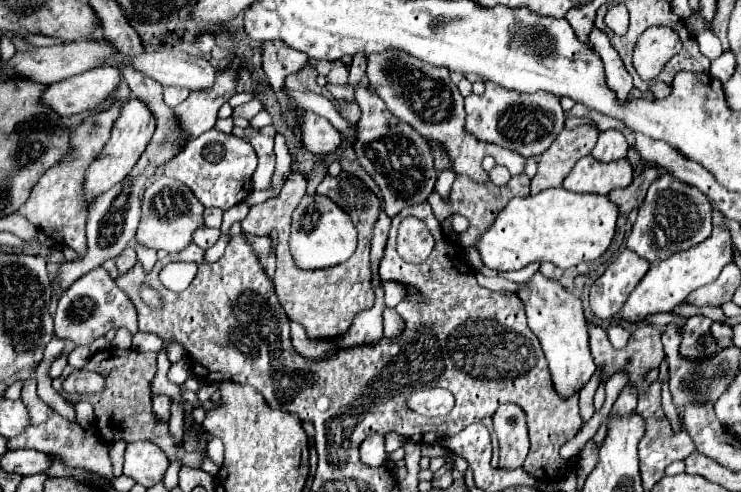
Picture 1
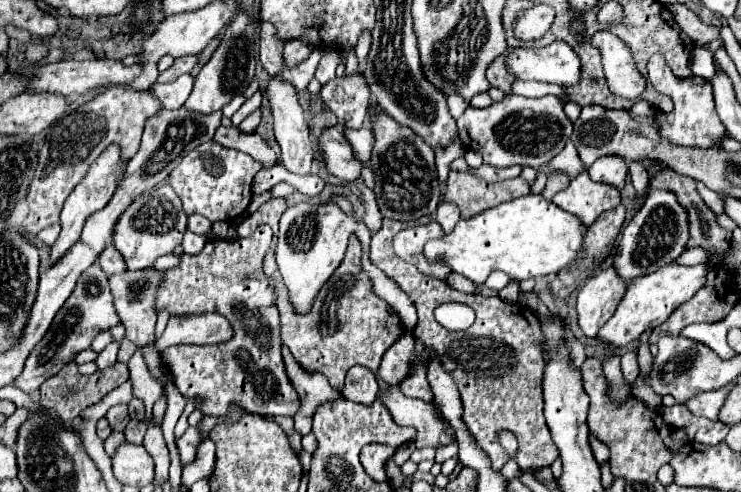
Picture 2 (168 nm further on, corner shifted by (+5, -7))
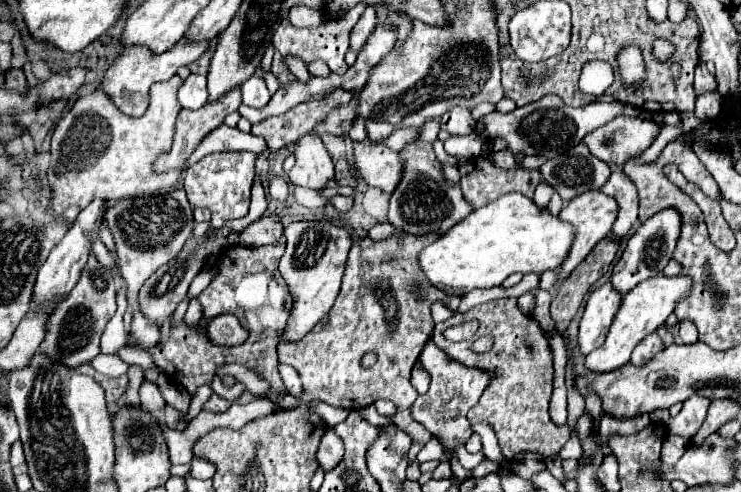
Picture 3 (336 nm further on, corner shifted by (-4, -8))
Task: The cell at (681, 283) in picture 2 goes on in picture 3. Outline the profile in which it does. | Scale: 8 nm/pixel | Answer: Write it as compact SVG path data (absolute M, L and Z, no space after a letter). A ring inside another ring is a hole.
M655 276L649 278L645 282L641 282L639 286L635 286L631 292L627 292L627 296L623 296L621 308L617 310L613 324L607 332L607 340L601 348L593 350L587 358L585 358L585 368L591 372L613 372L617 368L621 368L623 364L629 362L629 356L633 352L633 348L651 332L655 332L661 324L665 324L667 316L675 310L675 302L683 296L687 296L691 290L691 278L687 276Z

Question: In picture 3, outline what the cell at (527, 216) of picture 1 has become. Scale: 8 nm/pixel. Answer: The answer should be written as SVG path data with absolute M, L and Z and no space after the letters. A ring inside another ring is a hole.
M505 194L495 202L489 202L473 210L465 220L457 222L449 232L439 236L433 244L425 246L417 258L423 274L435 288L443 290L449 296L463 296L475 288L499 286L507 276L515 272L543 274L545 270L559 268L573 244L573 236L575 236L573 226L561 222L557 216L551 216L549 210L539 210L533 200L521 194Z

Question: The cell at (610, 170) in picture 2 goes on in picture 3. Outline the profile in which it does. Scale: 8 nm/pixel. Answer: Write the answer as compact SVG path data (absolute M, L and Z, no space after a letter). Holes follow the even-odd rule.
M617 170L611 174L611 178L607 180L607 184L601 188L607 196L615 198L617 204L619 204L619 216L611 228L611 234L609 238L615 240L615 242L621 242L633 222L637 220L637 206L639 206L639 200L637 200L637 190L633 186L633 182L623 174L623 170Z

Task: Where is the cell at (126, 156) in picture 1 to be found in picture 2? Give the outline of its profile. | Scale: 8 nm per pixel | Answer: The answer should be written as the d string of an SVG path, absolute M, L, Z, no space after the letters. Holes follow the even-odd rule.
M108 145L108 149L104 149L104 153L100 155L100 159L96 159L96 161L90 165L90 169L88 169L88 173L84 175L84 179L76 185L76 189L70 193L68 201L64 203L62 217L60 217L60 221L62 221L62 231L60 231L60 237L56 239L56 243L52 245L52 251L50 251L52 261L60 259L60 257L80 239L80 231L82 231L84 221L86 221L94 211L102 209L102 207L108 203L108 199L112 197L112 193L114 193L114 189L116 189L116 185L118 185L118 179L120 179L120 175L122 175L124 165L126 165L126 161L120 157L120 147L118 147L118 145Z

